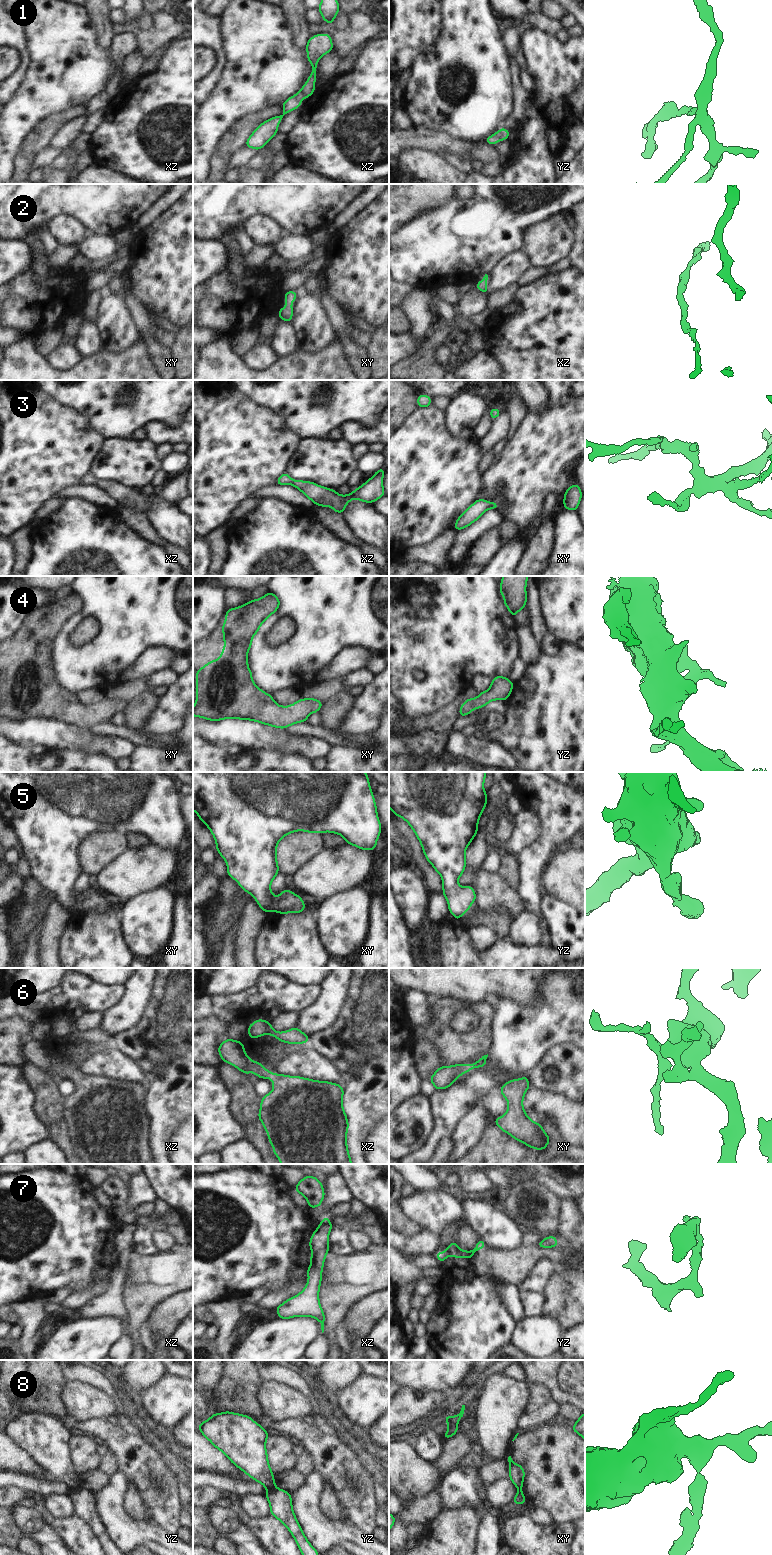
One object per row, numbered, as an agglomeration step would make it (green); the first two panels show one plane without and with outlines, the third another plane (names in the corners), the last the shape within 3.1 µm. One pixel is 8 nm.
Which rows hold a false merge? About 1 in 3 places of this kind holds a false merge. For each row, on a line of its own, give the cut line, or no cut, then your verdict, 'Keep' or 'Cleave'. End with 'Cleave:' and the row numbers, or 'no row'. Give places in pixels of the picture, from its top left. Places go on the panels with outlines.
1: No split. Keep
2: No split. Keep
3: No split. Keep
4: No split. Keep
5: No split. Keep
6: No split. Keep
7: Split along yz (446, 1250), (448, 1254). Cleave
8: Split along yz (275, 1487), (267, 1491). Cleave
Cleave: 7, 8

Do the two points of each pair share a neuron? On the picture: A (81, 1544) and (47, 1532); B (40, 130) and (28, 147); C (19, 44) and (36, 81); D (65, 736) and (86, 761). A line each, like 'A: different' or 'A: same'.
A: different
B: same
C: different
D: different

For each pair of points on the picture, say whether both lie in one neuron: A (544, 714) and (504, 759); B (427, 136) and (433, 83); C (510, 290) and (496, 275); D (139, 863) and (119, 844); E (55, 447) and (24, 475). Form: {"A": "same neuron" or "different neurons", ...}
{"A": "different neurons", "B": "different neurons", "C": "different neurons", "D": "different neurons", "E": "same neuron"}

